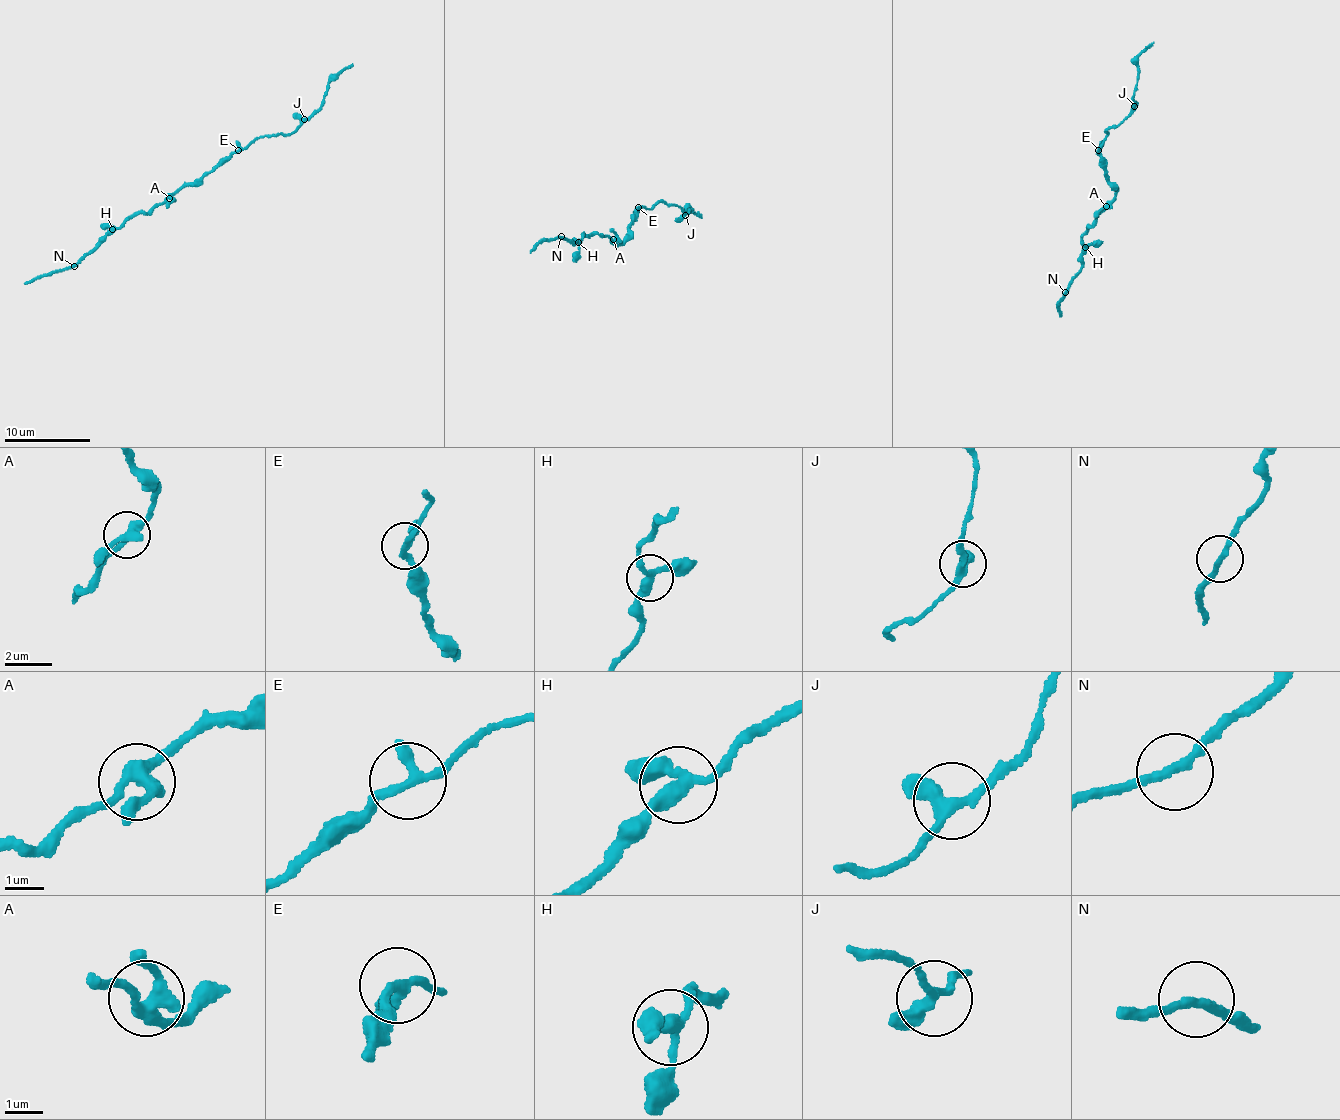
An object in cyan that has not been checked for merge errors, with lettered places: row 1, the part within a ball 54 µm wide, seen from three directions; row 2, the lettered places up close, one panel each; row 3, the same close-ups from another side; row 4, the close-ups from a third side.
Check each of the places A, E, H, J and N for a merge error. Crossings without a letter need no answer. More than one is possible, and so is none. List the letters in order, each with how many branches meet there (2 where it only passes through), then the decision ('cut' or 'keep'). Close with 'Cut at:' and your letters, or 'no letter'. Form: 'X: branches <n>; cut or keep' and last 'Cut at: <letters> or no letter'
A: branches 3; keep
E: branches 3; keep
H: branches 3; keep
J: branches 3; keep
N: branches 2; keep
Cut at: no letter

